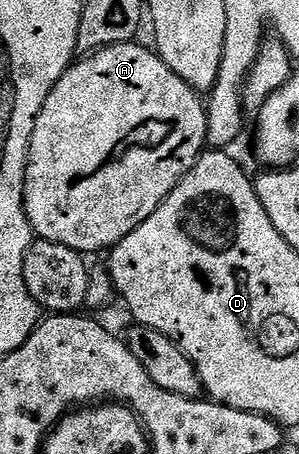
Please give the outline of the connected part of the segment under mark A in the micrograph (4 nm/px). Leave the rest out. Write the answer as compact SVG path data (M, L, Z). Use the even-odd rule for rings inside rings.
M129 42L126 44L115 44L109 48L103 48L97 52L85 55L83 58L73 62L58 78L54 90L46 98L38 118L34 122L34 134L30 138L28 147L28 165L26 166L26 178L24 179L24 209L28 215L28 221L33 233L41 240L61 243L81 254L88 252L104 252L116 247L126 234L130 234L139 224L146 222L154 210L163 202L182 182L182 178L194 165L200 153L205 151L208 139L206 138L206 122L208 121L208 110L201 93L194 91L151 47L143 48L140 42Z

